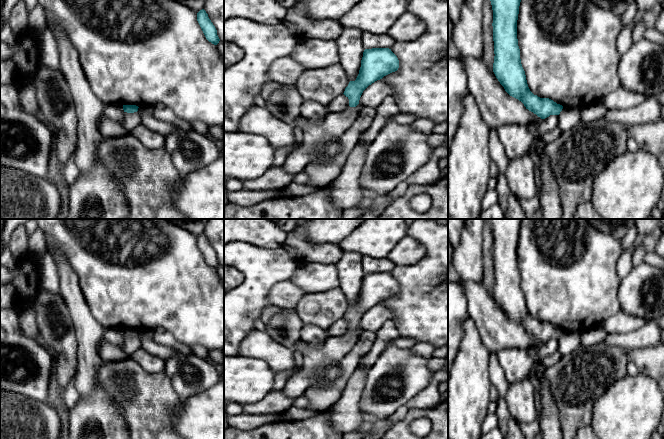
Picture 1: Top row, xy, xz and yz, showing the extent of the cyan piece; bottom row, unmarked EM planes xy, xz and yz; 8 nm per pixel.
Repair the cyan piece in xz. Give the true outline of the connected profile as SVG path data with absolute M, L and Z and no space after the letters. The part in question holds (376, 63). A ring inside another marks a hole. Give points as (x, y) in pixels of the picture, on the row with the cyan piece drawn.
M389 48L365 49L361 60L359 74L355 81L350 81L344 95L349 99L349 106L359 104L363 91L372 83L397 71L399 60Z

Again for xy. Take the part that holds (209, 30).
M204 9L200 10L197 13L197 21L206 37L206 39L214 45L217 45L220 41L217 30L211 20L208 17L208 14Z

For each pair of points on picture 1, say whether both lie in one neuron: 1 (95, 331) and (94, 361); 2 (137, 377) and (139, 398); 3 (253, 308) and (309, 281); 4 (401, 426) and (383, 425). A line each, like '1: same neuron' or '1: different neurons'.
1: same neuron
2: same neuron
3: different neurons
4: different neurons

